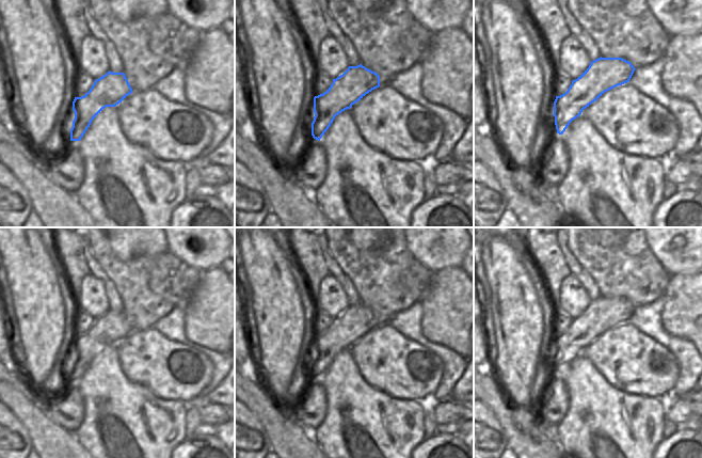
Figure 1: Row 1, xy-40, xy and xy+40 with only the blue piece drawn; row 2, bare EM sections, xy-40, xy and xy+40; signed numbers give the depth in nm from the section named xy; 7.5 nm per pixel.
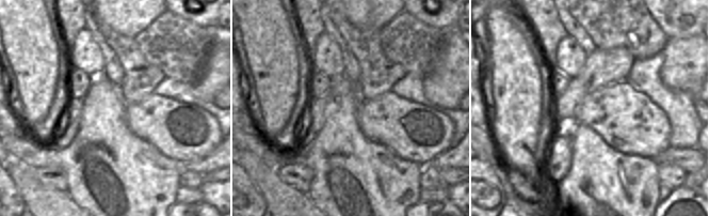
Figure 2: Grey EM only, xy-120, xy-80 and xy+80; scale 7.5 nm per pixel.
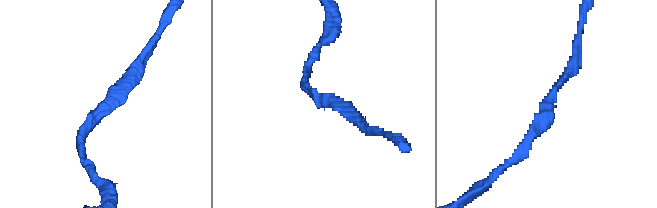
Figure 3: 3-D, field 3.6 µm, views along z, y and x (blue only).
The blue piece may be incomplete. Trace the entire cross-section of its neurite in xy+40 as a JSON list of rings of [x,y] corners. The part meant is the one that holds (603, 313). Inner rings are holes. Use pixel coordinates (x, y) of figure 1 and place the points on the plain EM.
[[[599,297],[575,319],[568,330],[556,335],[554,356],[557,373],[562,374],[583,349],[605,331],[628,321],[635,311],[631,301],[622,297]]]

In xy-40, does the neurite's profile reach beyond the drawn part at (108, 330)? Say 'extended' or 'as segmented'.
as segmented

